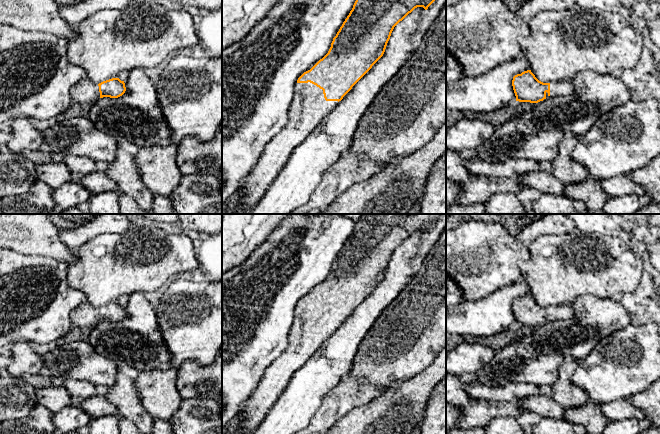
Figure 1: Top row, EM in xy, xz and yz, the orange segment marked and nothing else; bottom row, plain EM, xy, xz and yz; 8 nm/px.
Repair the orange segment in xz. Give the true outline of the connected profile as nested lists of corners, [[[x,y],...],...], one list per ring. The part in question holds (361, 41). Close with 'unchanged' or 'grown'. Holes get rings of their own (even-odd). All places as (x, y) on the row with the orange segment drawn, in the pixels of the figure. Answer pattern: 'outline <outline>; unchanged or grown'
outline [[[356,0],[352,10],[333,38],[328,53],[310,70],[304,72],[297,80],[292,105],[285,127],[268,143],[257,163],[252,167],[242,183],[243,192],[237,196],[241,200],[241,211],[247,214],[263,197],[265,191],[274,181],[280,170],[288,161],[292,151],[298,146],[327,116],[352,87],[383,56],[394,27],[417,7],[425,10],[435,0]]]; grown

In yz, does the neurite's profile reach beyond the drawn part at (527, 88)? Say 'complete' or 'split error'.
split error

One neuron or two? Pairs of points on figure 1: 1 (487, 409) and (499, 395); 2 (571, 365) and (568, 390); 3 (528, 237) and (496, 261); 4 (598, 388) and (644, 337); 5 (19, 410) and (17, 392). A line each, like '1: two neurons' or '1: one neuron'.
1: two neurons
2: one neuron
3: two neurons
4: one neuron
5: one neuron

